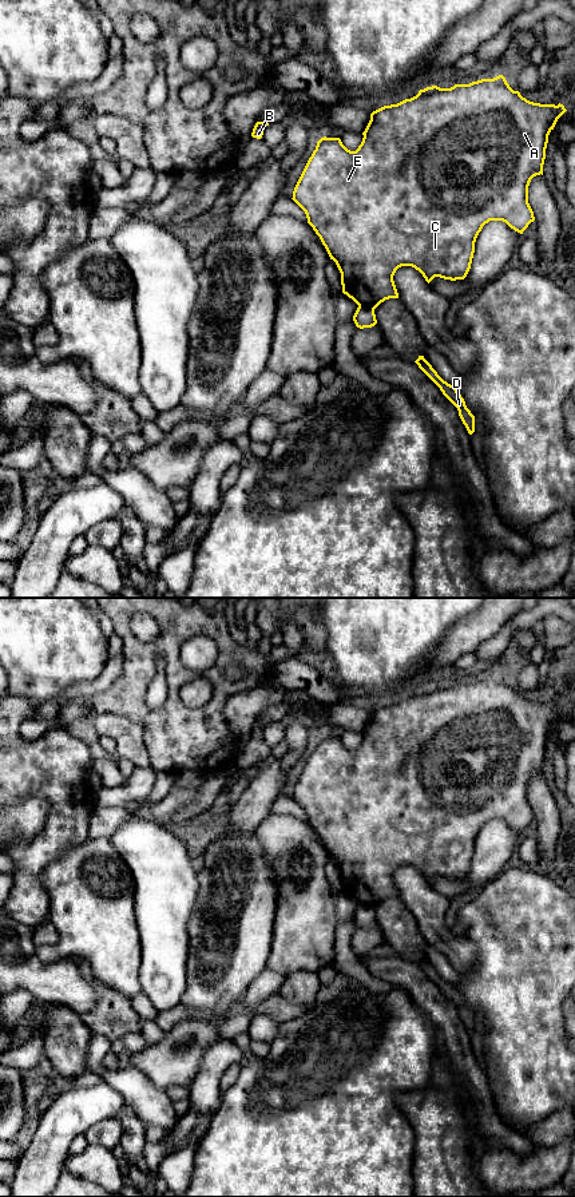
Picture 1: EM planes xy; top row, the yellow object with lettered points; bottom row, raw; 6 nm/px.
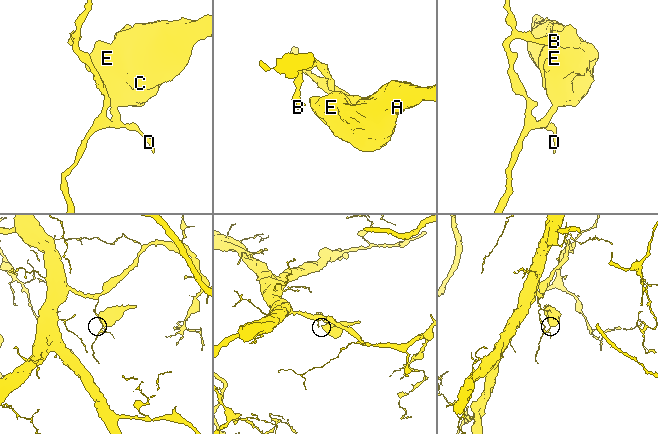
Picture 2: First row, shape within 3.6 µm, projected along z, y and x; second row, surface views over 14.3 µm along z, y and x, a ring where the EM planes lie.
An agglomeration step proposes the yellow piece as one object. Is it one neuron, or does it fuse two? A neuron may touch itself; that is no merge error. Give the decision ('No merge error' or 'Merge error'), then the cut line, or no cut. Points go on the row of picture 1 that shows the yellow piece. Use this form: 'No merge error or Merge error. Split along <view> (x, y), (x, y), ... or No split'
Merge error. Split along xy (359, 304), (373, 309)

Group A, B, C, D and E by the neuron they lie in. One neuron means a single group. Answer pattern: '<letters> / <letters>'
A C E / B D

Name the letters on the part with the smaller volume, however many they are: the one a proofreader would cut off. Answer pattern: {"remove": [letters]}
{"remove": ["A", "C", "E"]}

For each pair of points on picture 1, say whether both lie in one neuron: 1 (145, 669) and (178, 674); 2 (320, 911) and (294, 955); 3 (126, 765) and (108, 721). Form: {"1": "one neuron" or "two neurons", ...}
{"1": "one neuron", "2": "one neuron", "3": "two neurons"}

